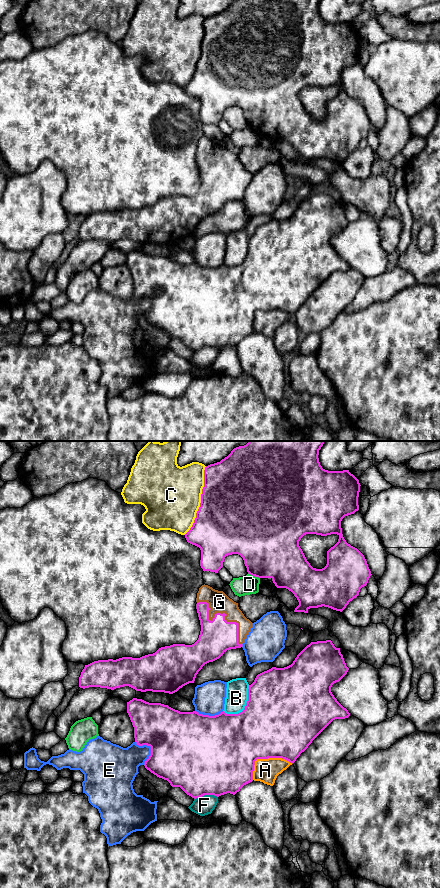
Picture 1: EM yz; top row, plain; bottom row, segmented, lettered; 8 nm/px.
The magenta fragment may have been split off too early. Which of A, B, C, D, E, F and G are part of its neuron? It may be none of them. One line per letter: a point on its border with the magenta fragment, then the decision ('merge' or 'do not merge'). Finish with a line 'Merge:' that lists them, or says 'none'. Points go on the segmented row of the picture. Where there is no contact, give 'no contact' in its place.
A: contact yz (264, 758); do not merge
B: contact yz (245, 706); do not merge
C: contact yz (201, 500); do not merge
D: contact yz (254, 575); do not merge
E: contact yz (151, 748); do not merge
F: contact yz (205, 794); do not merge
G: contact yz (223, 613); merge
Merge: G

